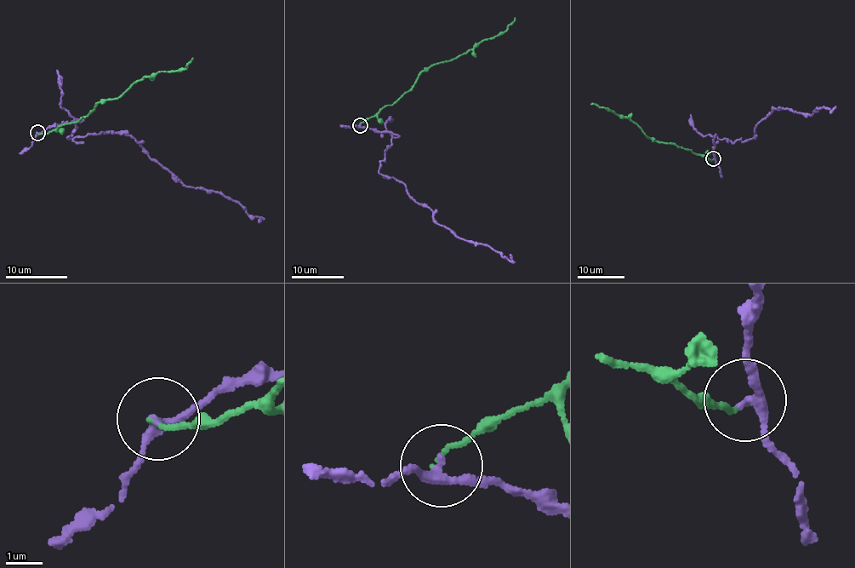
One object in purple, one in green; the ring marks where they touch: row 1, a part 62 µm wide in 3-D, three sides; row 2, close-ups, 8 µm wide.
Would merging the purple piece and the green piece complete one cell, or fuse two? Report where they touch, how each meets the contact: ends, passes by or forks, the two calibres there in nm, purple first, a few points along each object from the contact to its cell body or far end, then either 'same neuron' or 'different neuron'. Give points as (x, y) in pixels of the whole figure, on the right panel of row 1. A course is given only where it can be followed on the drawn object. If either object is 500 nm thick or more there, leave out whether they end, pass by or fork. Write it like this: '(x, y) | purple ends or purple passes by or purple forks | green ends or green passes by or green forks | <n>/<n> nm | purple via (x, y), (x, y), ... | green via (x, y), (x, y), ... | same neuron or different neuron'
(713, 158) | purple passes by | green ends | 240/110 nm | purple via (713, 158), (715, 135), (732, 143), (751, 139), (775, 107), (812, 115), (816, 107), (833, 107), (829, 113) | green via (713, 159), (672, 144), (655, 141), (626, 117), (609, 108), (590, 104) | different neuron

